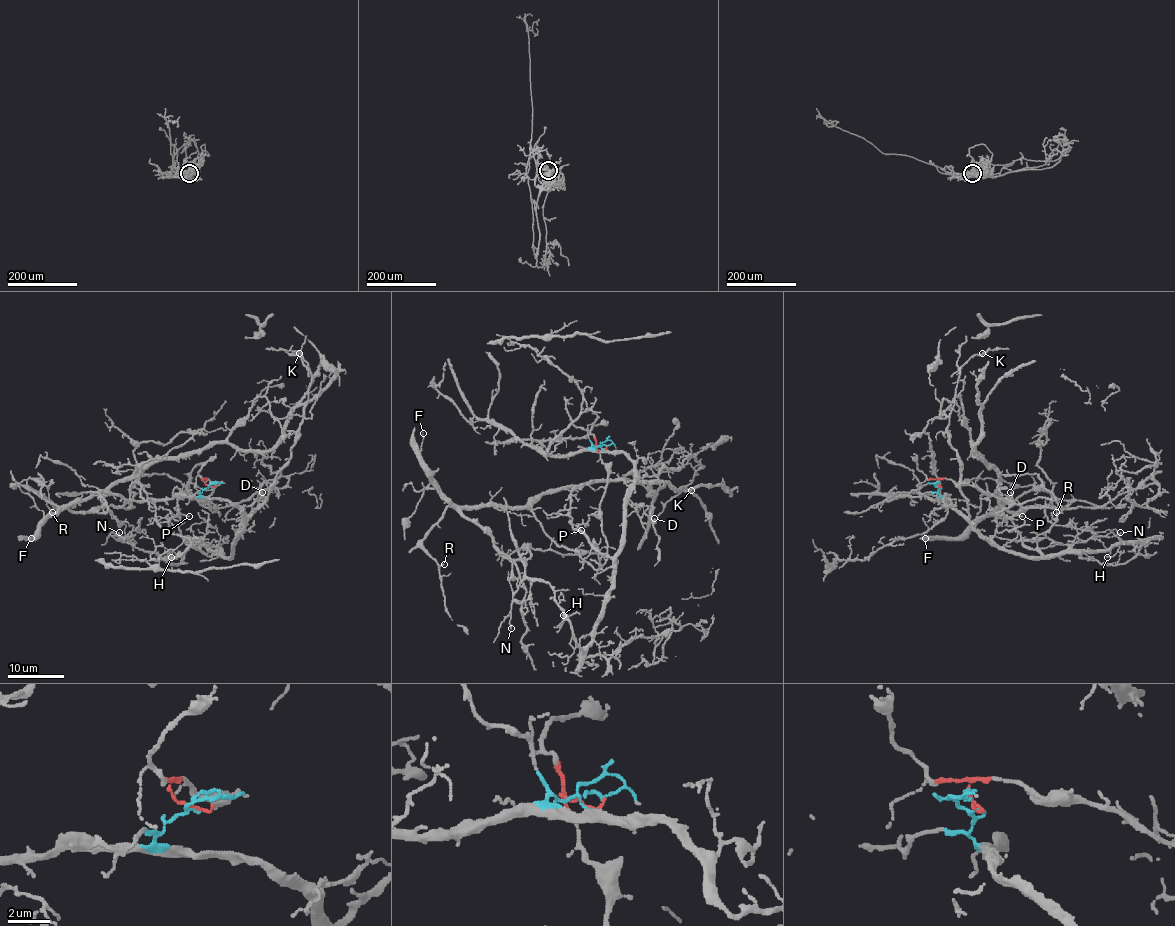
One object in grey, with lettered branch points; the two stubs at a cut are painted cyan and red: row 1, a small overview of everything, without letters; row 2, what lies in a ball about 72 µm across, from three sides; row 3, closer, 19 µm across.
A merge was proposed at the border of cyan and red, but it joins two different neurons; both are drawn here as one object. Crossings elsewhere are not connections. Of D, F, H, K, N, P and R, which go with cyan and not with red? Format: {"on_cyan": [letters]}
{"on_cyan": ["D", "H", "K", "N", "P"]}

